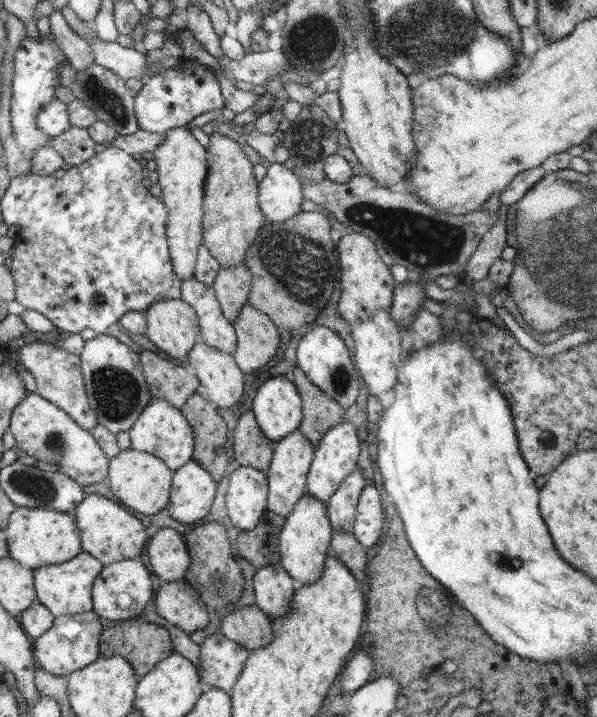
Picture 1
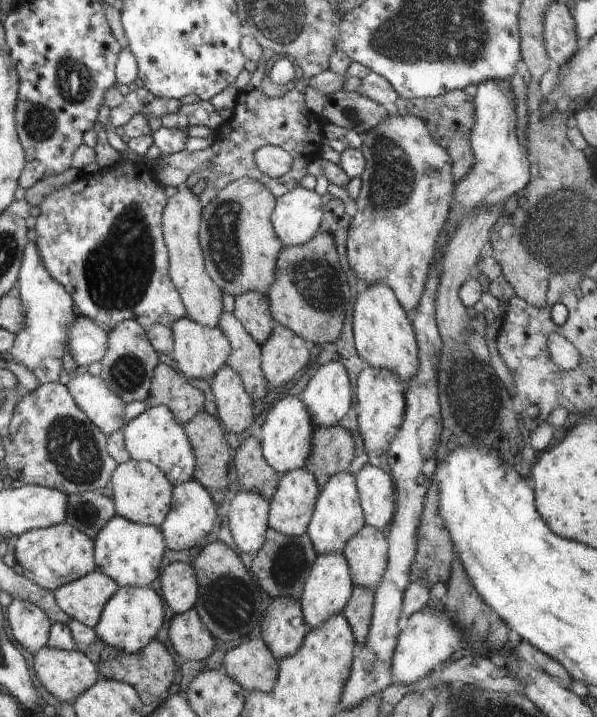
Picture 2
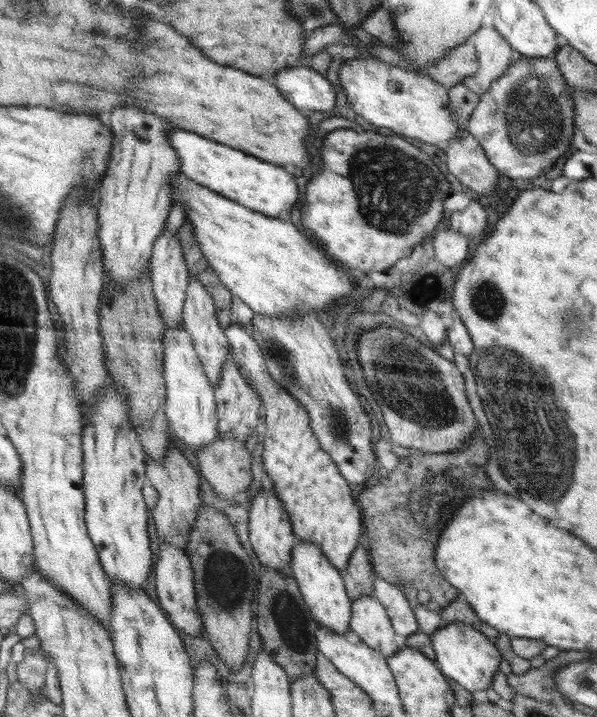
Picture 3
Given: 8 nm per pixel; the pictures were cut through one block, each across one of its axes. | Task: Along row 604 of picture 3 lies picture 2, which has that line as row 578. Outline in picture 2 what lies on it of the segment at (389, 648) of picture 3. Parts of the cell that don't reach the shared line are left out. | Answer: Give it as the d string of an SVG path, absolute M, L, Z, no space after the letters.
M365 525L344 546L343 556L350 568L350 577L355 586L376 590L382 574L386 572L388 544L386 533Z

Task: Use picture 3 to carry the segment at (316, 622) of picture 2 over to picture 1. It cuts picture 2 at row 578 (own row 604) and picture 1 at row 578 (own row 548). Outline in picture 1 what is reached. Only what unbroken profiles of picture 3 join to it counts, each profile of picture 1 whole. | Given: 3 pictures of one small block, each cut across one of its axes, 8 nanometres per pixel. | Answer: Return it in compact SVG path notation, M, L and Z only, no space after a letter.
M305 492L295 504L294 510L285 518L286 524L279 534L280 564L297 585L318 582L323 575L325 560L331 552L333 528L327 517L326 504Z

